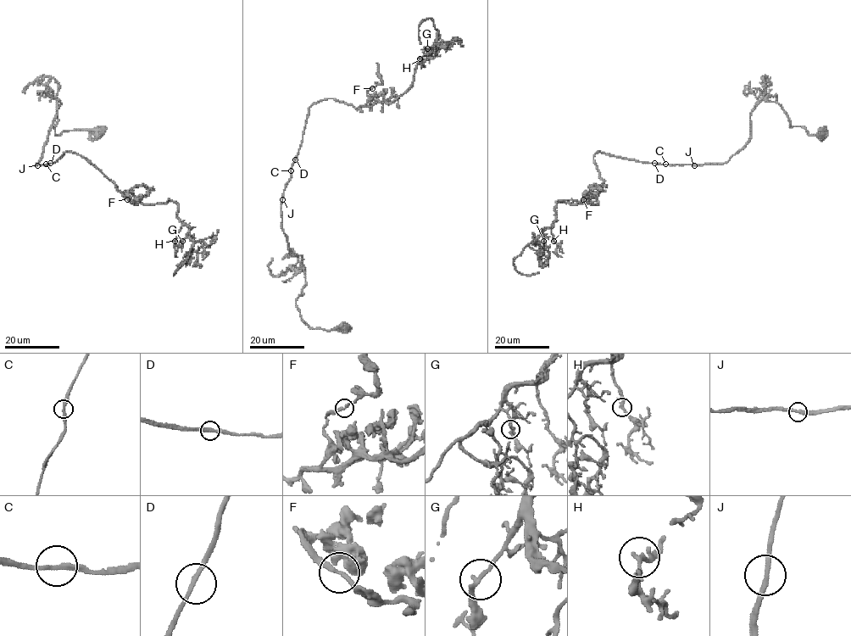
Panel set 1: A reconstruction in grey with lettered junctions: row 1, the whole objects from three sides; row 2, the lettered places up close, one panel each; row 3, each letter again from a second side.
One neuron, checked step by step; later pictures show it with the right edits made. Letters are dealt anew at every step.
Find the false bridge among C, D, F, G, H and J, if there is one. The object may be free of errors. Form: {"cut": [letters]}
{"cut": []}

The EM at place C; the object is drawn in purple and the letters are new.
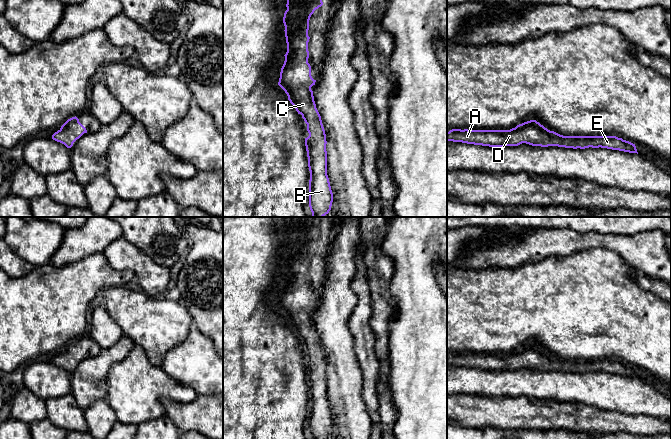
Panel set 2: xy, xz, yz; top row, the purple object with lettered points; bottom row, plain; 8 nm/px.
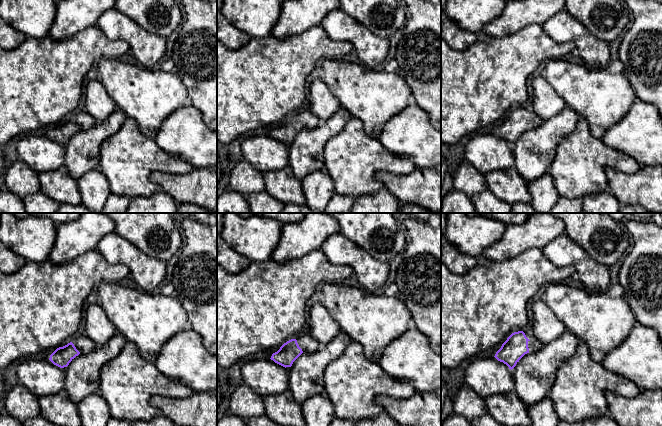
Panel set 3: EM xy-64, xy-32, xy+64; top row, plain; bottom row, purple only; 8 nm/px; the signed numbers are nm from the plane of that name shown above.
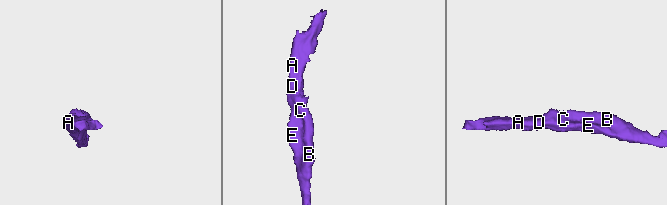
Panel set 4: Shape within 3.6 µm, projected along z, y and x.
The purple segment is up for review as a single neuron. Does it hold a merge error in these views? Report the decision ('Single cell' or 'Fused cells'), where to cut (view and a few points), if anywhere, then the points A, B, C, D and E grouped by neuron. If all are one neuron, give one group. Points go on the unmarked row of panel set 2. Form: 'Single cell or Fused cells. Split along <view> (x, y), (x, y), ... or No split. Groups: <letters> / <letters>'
Single cell. No split. Groups: A B C D E

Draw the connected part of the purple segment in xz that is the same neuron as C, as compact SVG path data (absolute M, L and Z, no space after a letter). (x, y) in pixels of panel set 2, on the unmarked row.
M289 217L286 224L283 247L287 276L278 309L307 348L309 360L305 362L305 370L310 395L309 431L312 439L326 439L333 426L327 399L327 365L311 314L316 304L311 300L308 287L309 244L323 226L321 217Z

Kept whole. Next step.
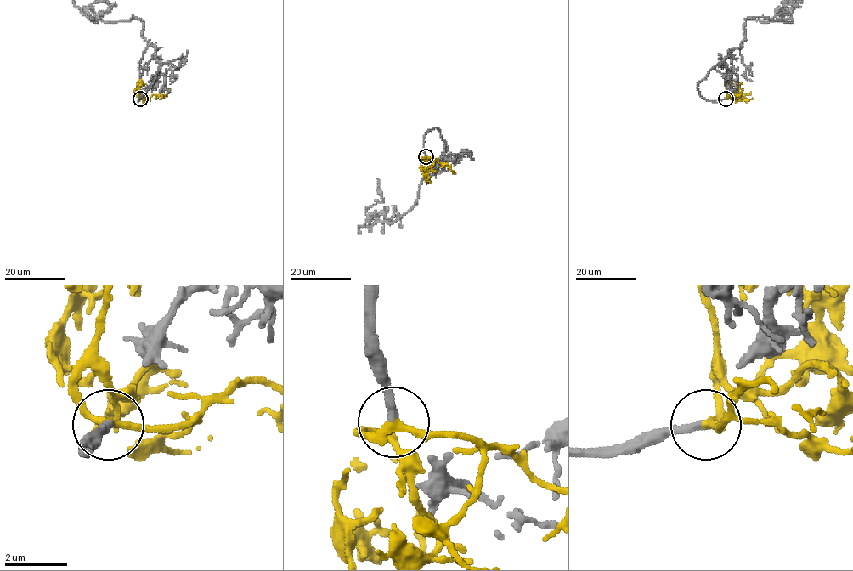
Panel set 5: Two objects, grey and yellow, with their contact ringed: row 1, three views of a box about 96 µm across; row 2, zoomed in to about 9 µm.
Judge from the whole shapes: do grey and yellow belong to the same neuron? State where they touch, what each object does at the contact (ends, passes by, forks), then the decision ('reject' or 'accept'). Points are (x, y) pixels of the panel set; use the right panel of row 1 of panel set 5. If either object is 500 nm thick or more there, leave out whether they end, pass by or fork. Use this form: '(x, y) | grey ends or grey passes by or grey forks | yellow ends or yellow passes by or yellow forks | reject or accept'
(725, 98) | grey ends | yellow passes by | accept

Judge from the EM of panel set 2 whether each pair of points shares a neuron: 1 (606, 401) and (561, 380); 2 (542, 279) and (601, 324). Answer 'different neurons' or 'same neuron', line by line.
1: same neuron
2: same neuron

